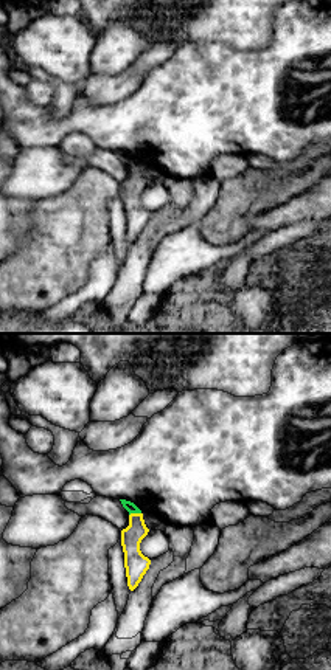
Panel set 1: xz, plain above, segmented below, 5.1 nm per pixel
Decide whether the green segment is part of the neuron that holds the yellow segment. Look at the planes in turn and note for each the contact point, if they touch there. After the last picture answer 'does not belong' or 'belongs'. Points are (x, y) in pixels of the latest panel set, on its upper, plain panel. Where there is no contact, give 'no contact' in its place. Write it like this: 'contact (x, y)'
contact (134, 166)

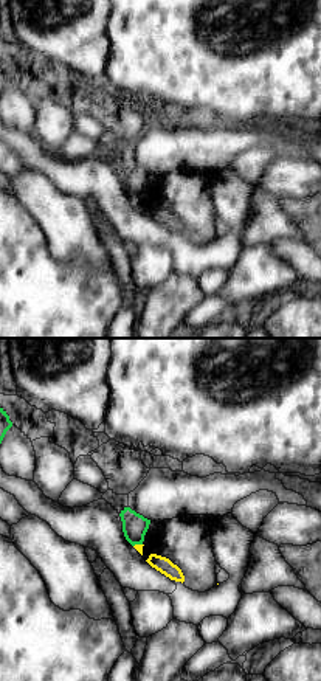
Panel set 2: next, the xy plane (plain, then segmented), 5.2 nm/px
contact (137, 197)

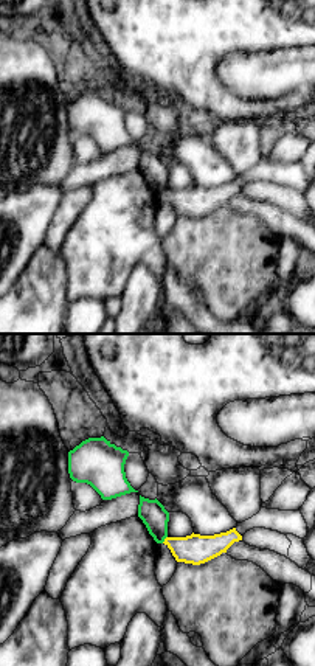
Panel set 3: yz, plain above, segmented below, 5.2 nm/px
contact (165, 191)

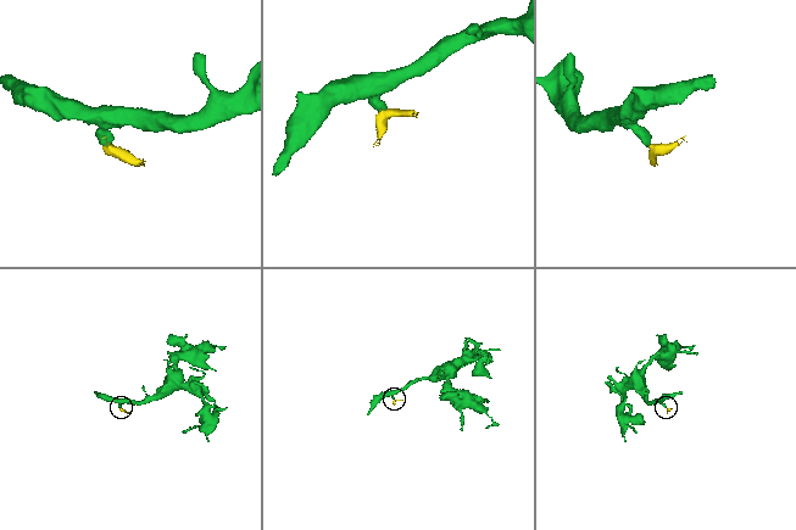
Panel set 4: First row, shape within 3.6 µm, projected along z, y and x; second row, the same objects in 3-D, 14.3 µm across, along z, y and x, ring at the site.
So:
does not belong

